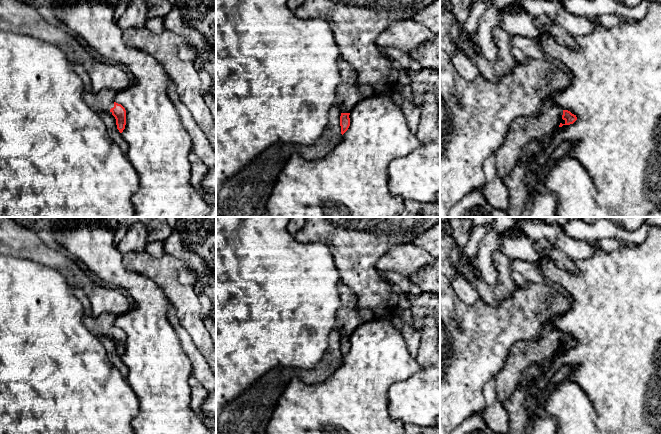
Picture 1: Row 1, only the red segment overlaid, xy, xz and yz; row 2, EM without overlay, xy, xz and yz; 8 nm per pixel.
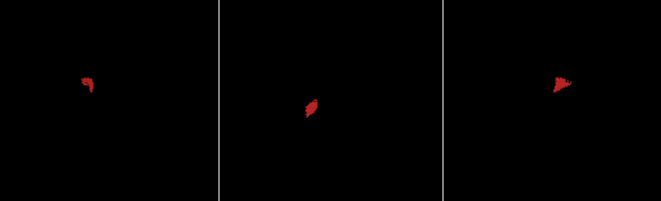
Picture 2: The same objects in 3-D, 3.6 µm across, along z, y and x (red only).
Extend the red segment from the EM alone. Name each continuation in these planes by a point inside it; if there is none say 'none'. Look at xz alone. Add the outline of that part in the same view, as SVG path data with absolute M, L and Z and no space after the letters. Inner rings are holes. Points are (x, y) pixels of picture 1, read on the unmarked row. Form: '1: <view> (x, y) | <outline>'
1: xz (348, 318) | M338 283L337 290L341 305L336 312L334 327L337 327L341 337L350 337L353 331L360 325L377 319L369 310L358 310L356 295L347 286Z

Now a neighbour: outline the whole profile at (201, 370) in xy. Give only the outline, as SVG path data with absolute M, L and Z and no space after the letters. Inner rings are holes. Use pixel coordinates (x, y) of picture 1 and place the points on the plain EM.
M173 306L169 308L168 320L176 330L181 346L192 364L192 375L208 392L216 390L216 375L213 373L205 357L196 348L189 333L180 325Z

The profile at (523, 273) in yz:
M521 259L511 260L511 274L519 287L525 287L530 283L544 283L545 279L538 264Z

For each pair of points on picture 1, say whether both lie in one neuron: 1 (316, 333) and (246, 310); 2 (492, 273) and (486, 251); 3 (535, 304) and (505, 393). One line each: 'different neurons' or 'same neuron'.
1: same neuron
2: same neuron
3: different neurons

